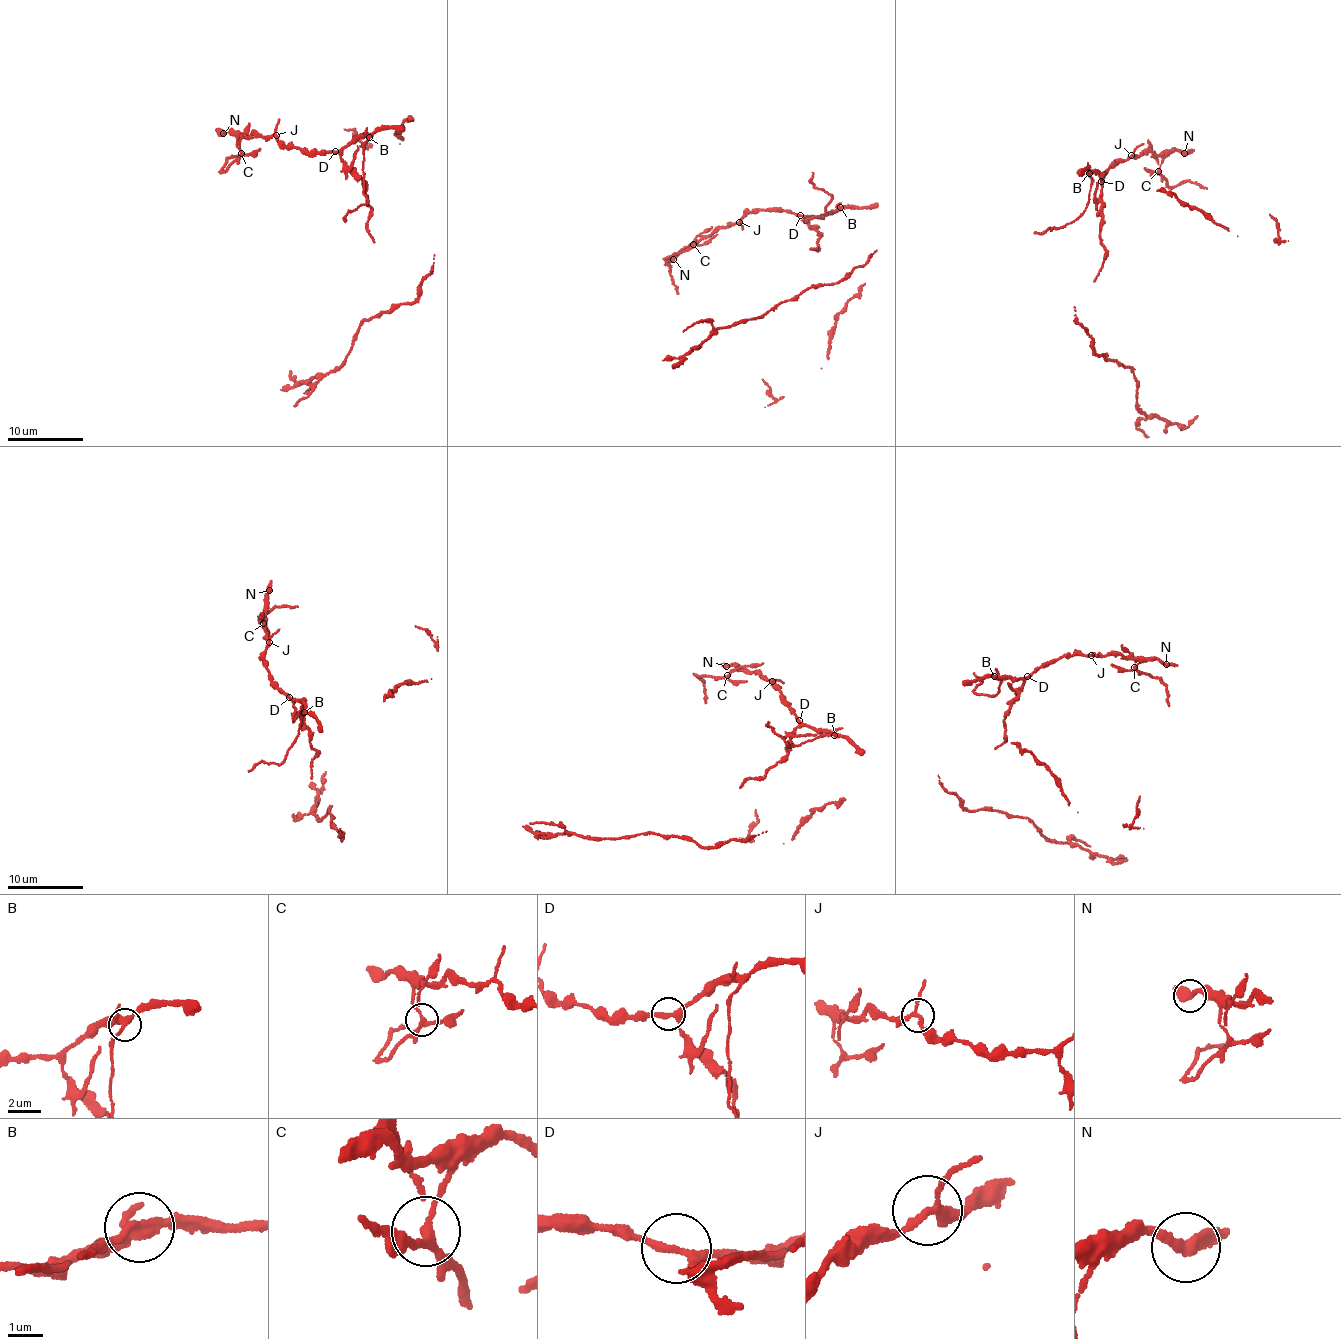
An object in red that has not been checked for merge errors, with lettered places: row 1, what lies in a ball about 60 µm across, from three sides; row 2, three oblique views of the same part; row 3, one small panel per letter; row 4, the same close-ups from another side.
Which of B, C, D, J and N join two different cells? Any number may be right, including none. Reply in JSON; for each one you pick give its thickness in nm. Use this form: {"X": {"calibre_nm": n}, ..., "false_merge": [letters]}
{"C": {"calibre_nm": 200}, "false_merge": ["C"]}

